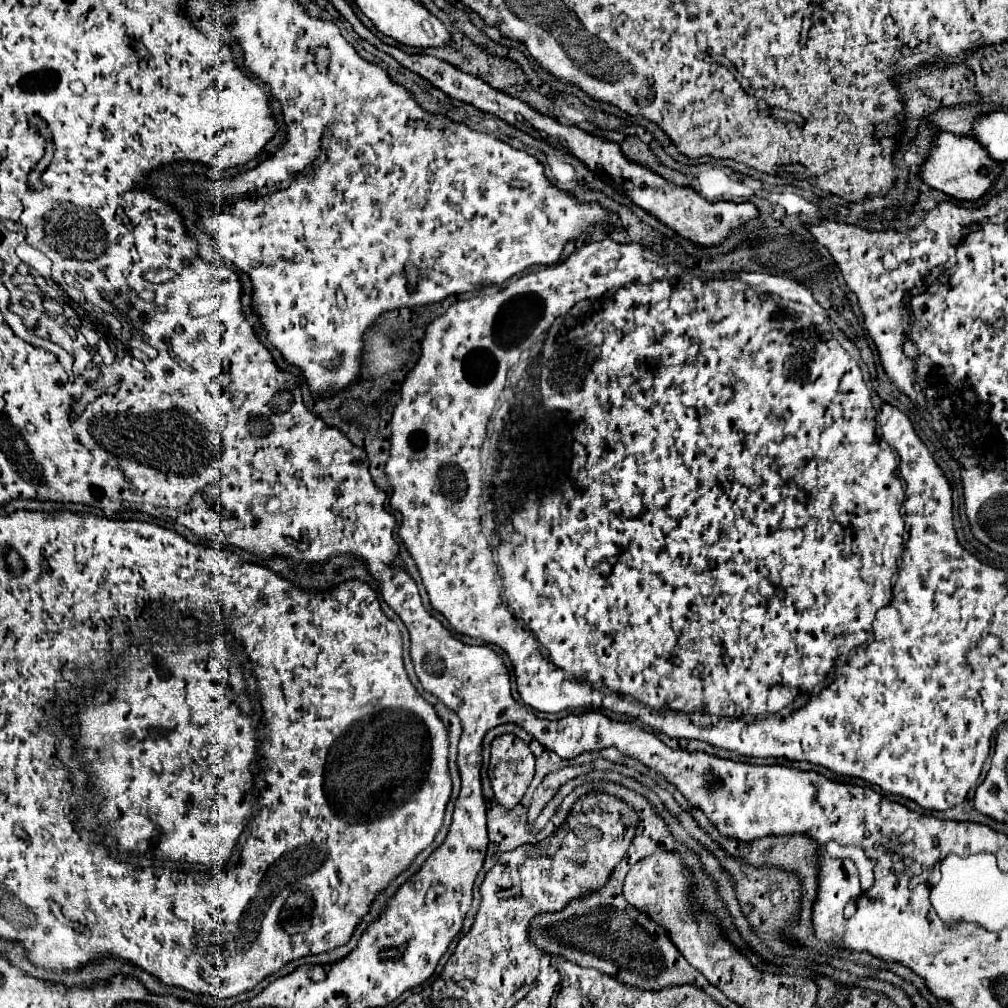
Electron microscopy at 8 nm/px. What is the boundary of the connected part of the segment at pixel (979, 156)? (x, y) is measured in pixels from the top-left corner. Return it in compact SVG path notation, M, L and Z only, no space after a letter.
M942 131L936 137L932 153L920 171L926 185L930 185L932 189L938 189L958 201L978 201L984 193L988 193L992 189L992 185L1000 177L1000 173L1002 173L1002 165L998 161L990 159L990 155L986 155L986 151L982 151L980 143L976 139L950 135L946 131Z

